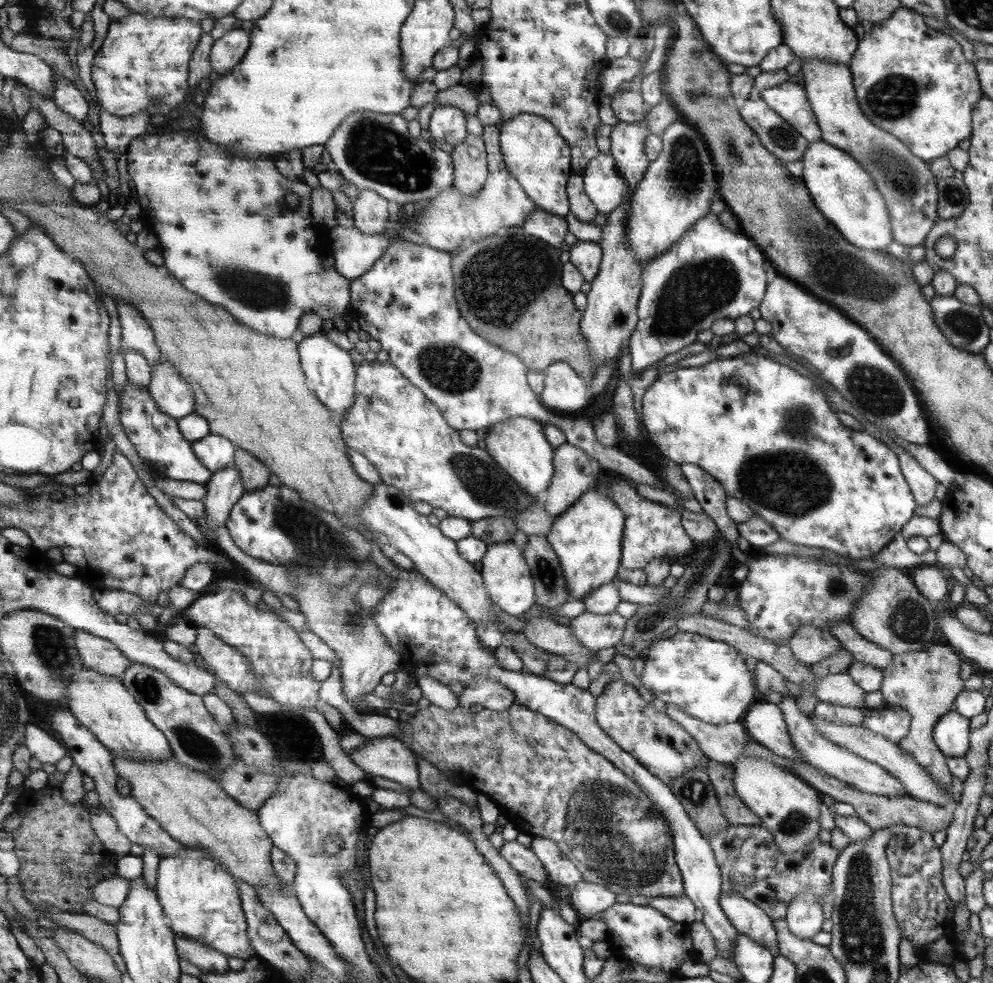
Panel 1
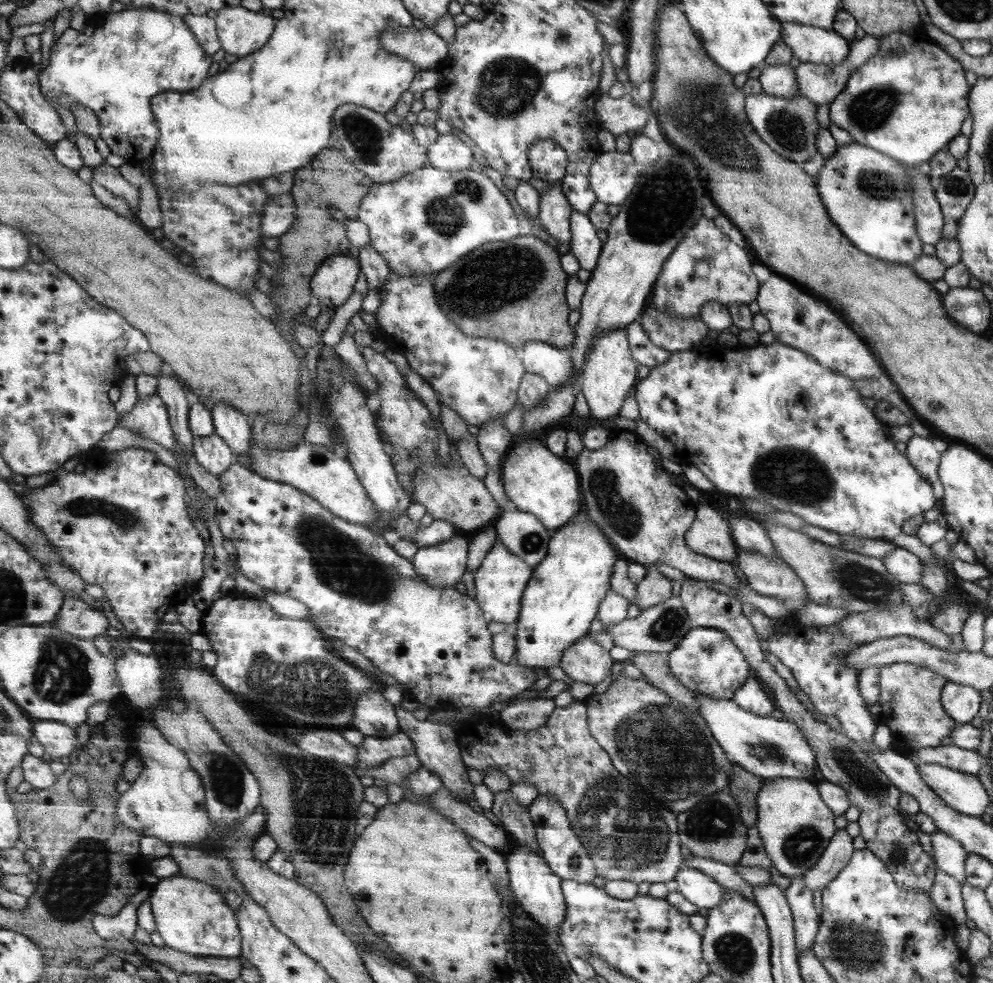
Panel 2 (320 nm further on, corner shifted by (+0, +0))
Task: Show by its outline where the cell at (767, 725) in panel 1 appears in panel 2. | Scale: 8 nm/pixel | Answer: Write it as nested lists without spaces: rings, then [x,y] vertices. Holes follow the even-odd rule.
[[[754,674],[734,692],[731,699],[742,709],[759,716],[767,716],[776,707],[774,701],[761,688],[761,684],[755,680]]]

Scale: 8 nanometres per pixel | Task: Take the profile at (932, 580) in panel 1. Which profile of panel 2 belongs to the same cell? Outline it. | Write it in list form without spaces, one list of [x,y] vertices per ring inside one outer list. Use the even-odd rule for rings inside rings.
[[[893,547],[892,551],[880,558],[883,561],[886,571],[895,577],[895,580],[902,583],[918,583],[922,568],[921,561],[908,550]]]

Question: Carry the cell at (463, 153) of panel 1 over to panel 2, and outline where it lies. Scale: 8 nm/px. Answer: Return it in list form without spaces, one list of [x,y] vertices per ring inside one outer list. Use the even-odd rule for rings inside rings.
[[[450,133],[437,136],[435,142],[424,147],[427,165],[440,171],[462,171],[473,162],[469,148]]]

